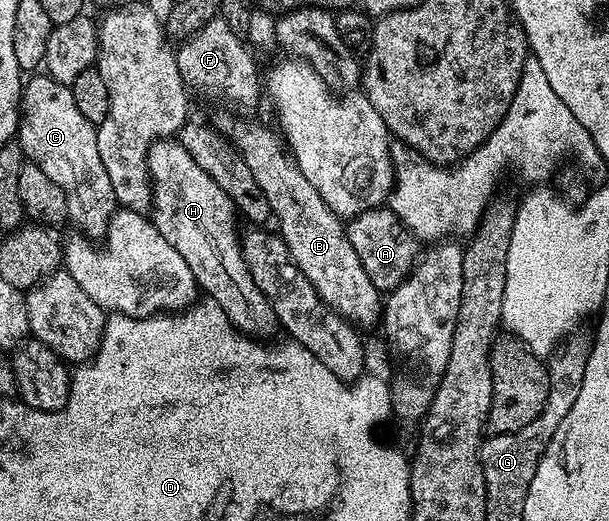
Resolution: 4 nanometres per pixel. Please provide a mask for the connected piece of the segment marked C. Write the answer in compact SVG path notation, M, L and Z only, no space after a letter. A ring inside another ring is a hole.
M44 72L33 77L37 76L23 86L16 141L20 142L26 159L43 168L43 172L63 188L68 221L73 221L77 225L74 227L90 239L104 239L118 204L111 188L111 176L107 176L107 168L103 168L103 159L99 156L97 126L75 108L75 96L66 83Z

